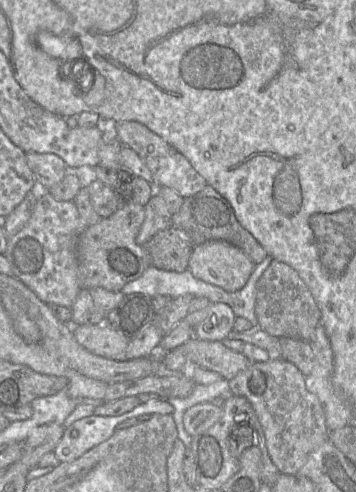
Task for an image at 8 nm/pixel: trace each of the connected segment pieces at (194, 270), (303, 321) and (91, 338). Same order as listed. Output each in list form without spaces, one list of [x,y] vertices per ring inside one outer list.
[[[225,241],[194,246],[188,264],[192,275],[227,292],[242,289],[255,264],[238,247]]]
[[[272,260],[256,283],[255,314],[258,328],[274,337],[302,339],[311,343],[321,312],[299,274],[289,265]]]
[[[107,324],[79,325],[72,329],[77,342],[89,352],[112,360],[127,360],[127,348],[132,339]]]

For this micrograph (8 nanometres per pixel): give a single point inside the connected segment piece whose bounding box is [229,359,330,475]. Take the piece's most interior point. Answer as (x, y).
(293, 419)

